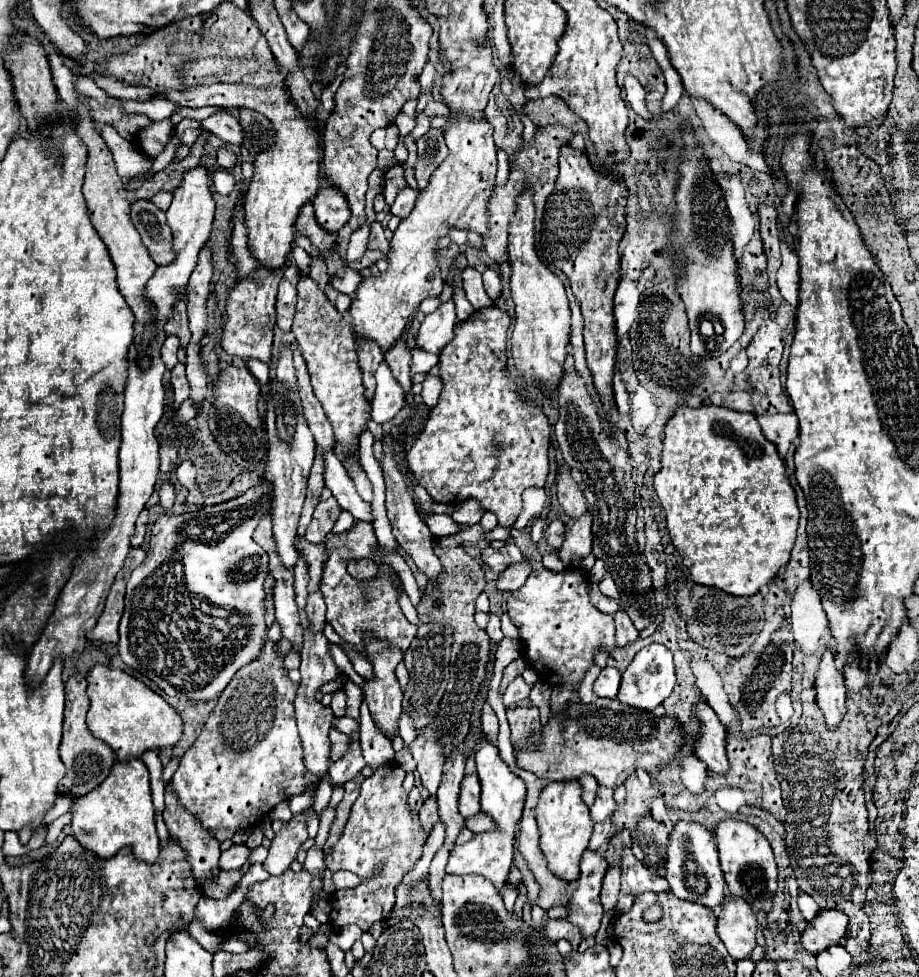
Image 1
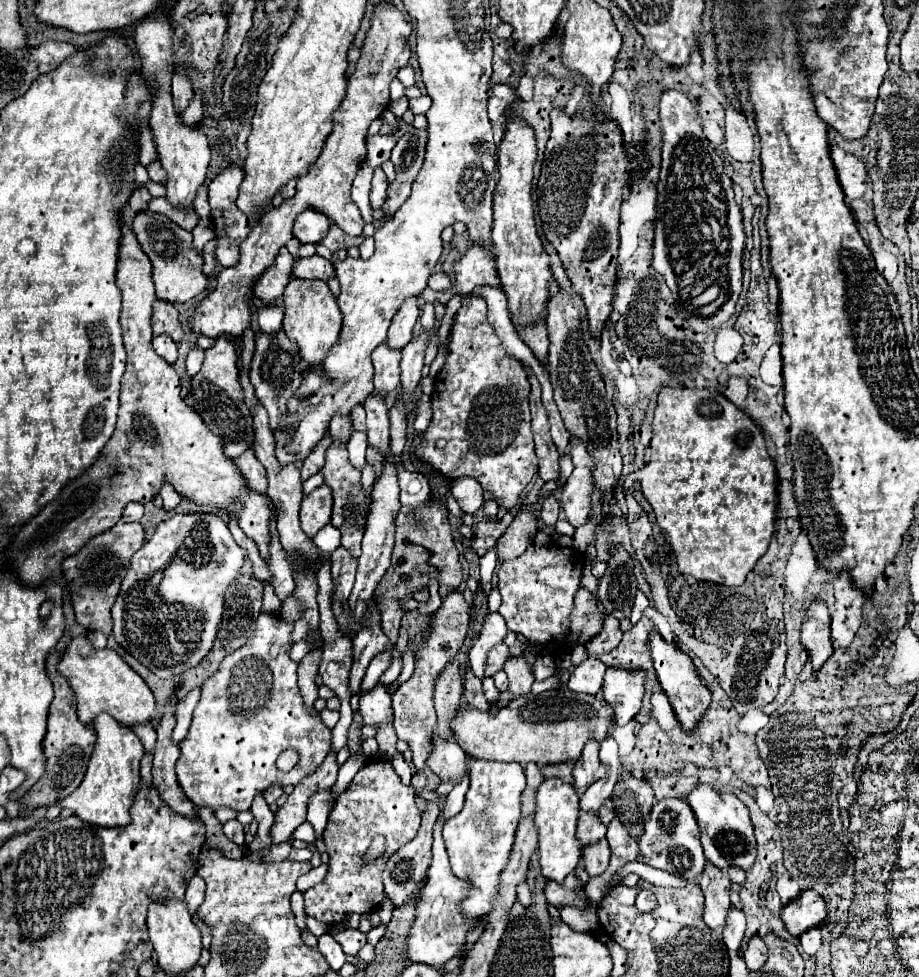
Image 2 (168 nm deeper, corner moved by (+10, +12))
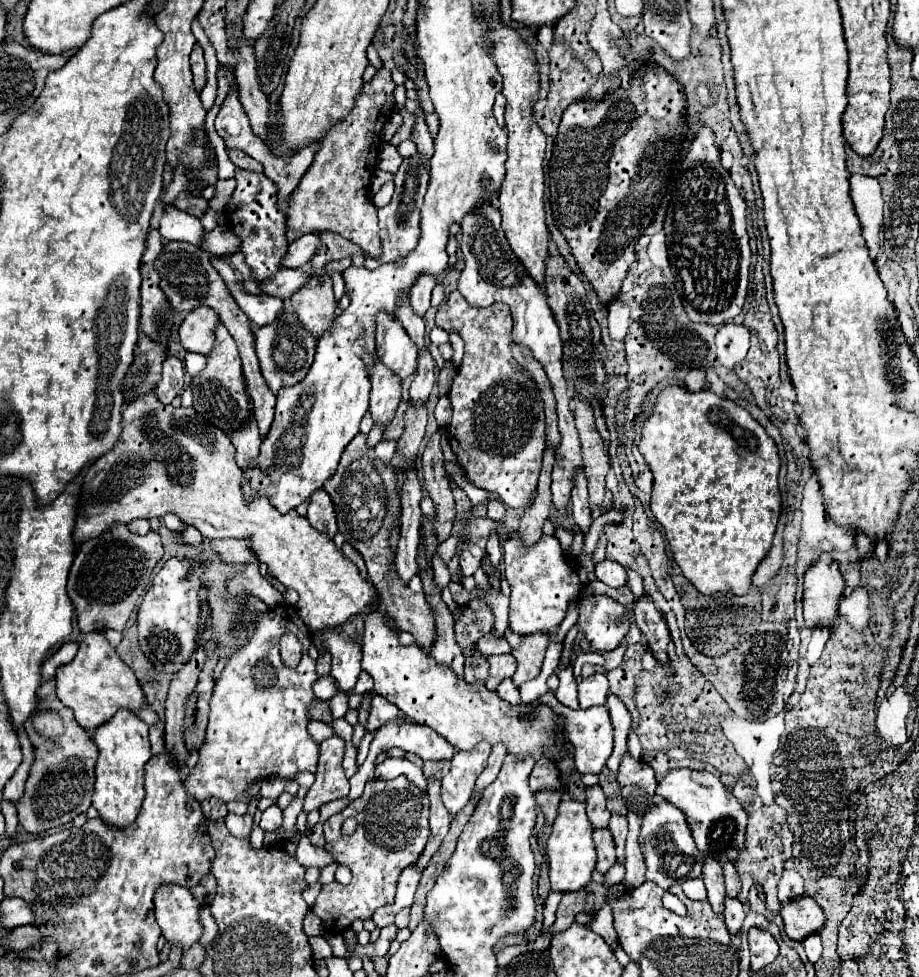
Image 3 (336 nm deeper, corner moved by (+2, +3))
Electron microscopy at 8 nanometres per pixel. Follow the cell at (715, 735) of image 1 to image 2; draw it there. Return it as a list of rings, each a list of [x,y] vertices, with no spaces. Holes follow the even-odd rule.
[[[652,632],[652,636],[648,636],[648,644],[652,648],[654,670],[656,670],[658,680],[662,684],[672,708],[674,708],[674,714],[676,714],[678,722],[682,724],[682,728],[686,732],[690,732],[698,724],[700,716],[706,712],[708,702],[710,702],[712,696],[710,696],[708,688],[702,684],[702,680],[700,680],[700,676],[698,676],[698,672],[696,672],[696,668],[694,668],[694,664],[690,660],[690,656],[686,652],[682,652],[674,644],[668,644],[658,632]]]

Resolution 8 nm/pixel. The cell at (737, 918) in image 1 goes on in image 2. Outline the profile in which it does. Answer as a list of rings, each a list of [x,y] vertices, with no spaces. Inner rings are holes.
[[[706,864],[700,880],[700,888],[706,898],[704,922],[712,930],[722,930],[730,908],[730,878],[714,864]]]

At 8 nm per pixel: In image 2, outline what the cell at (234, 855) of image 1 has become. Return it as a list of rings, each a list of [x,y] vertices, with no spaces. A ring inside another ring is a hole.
[[[228,820],[226,824],[222,824],[222,828],[224,828],[224,834],[226,834],[232,842],[236,842],[238,846],[244,844],[244,826],[242,826],[238,820]]]

